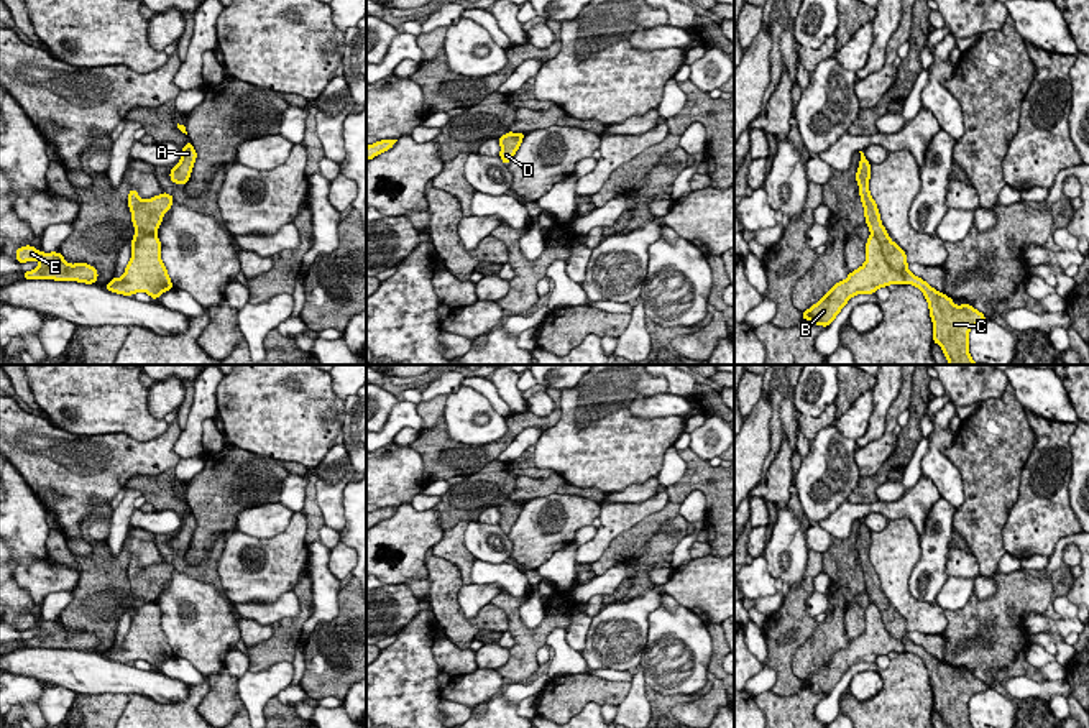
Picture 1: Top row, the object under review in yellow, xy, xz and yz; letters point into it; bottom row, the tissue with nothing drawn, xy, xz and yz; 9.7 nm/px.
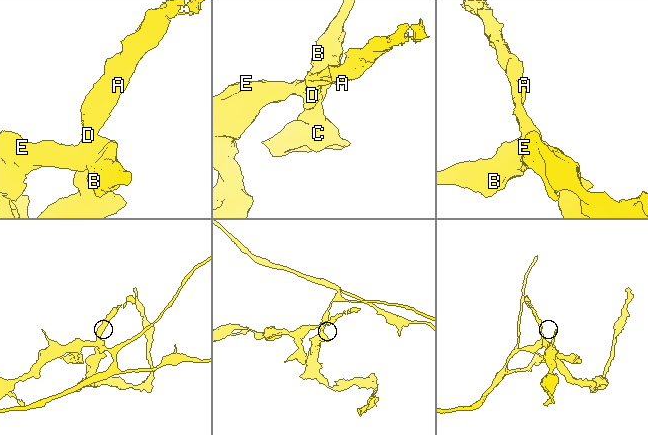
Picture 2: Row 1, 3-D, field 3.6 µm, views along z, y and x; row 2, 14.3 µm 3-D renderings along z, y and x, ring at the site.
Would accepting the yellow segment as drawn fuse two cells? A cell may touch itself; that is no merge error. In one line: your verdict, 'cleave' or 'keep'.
cleave

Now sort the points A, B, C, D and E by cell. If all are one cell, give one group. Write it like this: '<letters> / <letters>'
A C D / B E

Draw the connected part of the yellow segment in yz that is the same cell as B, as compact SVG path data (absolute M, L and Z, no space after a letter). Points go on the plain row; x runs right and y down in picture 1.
M871 603L866 610L864 633L851 639L844 649L833 652L816 672L802 680L802 685L826 697L851 666L875 662L879 656L887 656L889 652L905 652L905 647L902 641L887 633L879 608Z

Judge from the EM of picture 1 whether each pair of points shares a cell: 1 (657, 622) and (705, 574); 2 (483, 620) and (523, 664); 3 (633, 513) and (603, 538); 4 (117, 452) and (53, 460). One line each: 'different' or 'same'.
1: different
2: different
3: same
4: same

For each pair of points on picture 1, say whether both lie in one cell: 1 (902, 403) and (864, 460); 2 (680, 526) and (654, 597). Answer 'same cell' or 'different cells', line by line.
1: same cell
2: different cells

